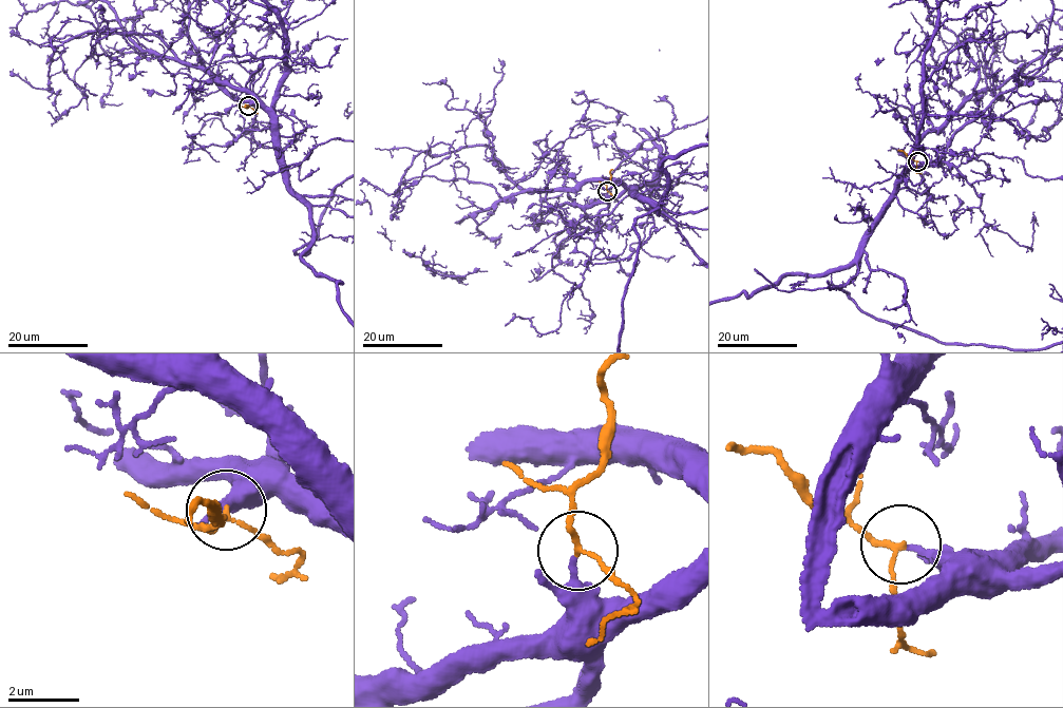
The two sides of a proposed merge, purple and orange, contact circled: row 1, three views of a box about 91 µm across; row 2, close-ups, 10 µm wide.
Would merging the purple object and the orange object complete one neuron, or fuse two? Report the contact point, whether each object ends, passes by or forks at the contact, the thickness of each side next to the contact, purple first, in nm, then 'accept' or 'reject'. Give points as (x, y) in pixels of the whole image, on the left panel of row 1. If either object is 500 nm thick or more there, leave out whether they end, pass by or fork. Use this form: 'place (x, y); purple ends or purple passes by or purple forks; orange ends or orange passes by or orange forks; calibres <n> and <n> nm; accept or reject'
place (248, 106); purple ends; orange passes by; calibres 180 and 130 nm; accept

